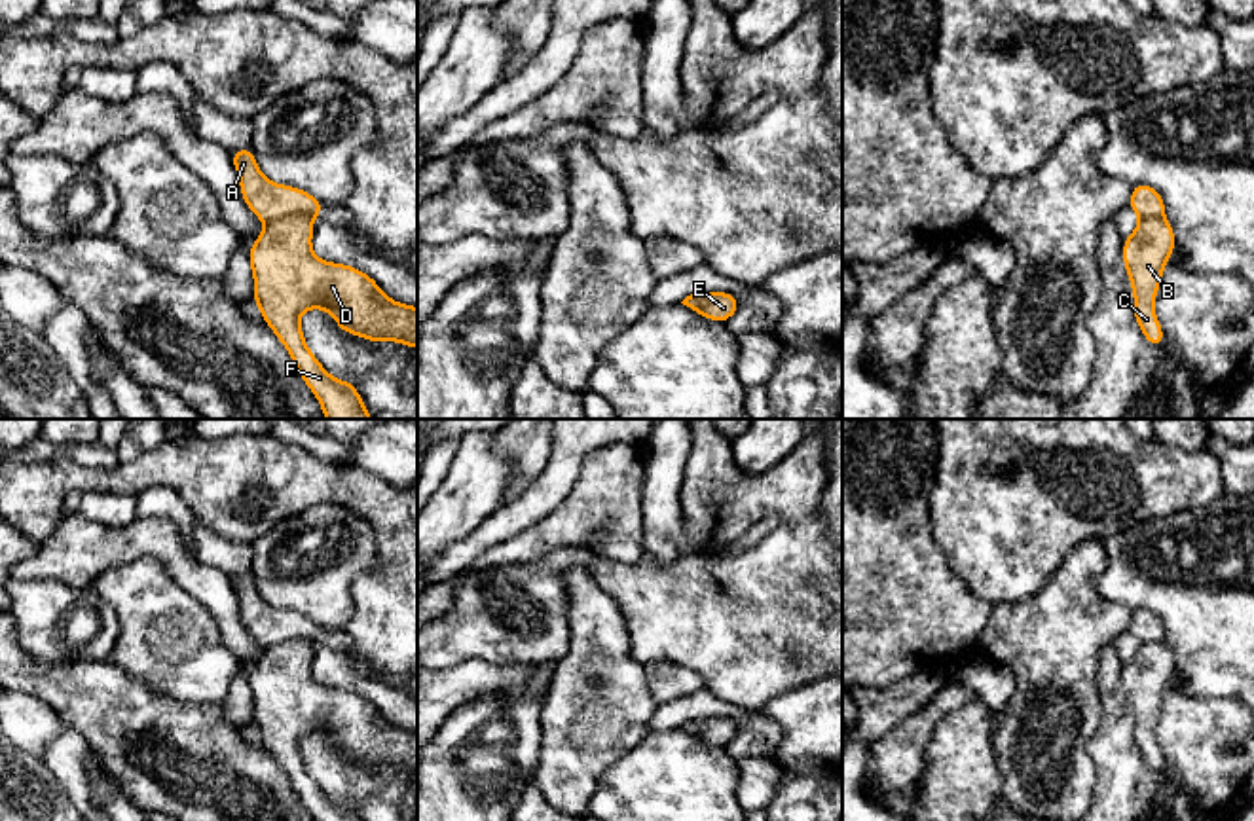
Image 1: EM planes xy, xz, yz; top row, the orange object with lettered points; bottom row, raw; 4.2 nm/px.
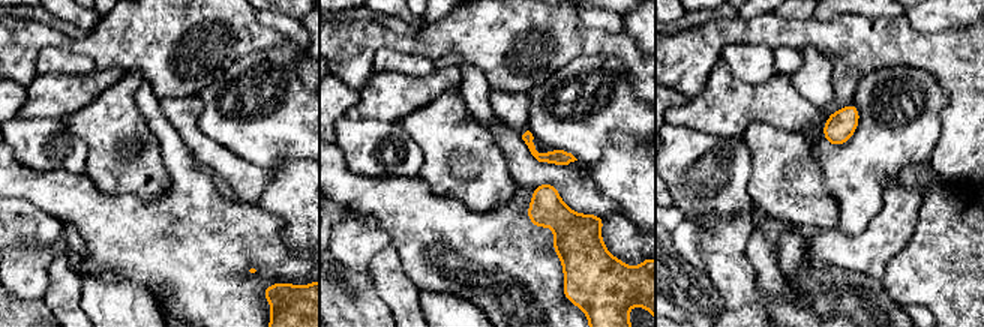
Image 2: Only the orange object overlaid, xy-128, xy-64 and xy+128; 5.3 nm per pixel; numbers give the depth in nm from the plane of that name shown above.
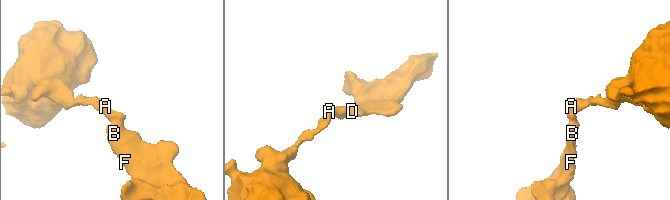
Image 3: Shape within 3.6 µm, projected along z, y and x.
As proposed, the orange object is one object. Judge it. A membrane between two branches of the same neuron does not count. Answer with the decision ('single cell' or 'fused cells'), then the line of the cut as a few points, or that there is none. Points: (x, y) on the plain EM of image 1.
fused cells | xy (312, 641), (285, 639), (266, 649)

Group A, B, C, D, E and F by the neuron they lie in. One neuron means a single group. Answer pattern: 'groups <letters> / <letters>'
groups A / B C D E F

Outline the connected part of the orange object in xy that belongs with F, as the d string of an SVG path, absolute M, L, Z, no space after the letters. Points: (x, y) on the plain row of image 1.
M307 639L266 648L249 675L254 728L315 821L360 821L351 806L332 802L313 781L302 760L300 739L319 732L351 760L417 774L417 732L387 722L357 692L317 683L311 660L313 643Z

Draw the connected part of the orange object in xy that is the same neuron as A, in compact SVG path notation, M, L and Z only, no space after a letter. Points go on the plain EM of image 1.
M252 573L231 576L231 586L239 599L239 612L247 631L264 647L290 639L307 639L311 643L323 637L323 628L307 616L267 605L256 590Z

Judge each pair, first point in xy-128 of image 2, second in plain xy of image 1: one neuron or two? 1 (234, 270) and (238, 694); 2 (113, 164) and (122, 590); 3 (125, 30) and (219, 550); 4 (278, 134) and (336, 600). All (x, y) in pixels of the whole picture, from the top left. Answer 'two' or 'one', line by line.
1: two
2: one
3: two
4: one

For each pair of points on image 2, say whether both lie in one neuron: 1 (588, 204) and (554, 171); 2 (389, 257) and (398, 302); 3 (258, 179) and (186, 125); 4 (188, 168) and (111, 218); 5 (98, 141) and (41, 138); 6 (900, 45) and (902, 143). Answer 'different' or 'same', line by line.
1: same
2: same
3: same
4: same
5: different
6: different

